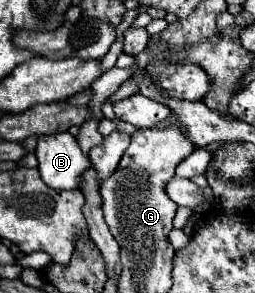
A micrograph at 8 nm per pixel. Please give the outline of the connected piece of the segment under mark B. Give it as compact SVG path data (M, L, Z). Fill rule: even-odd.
M70 133L38 137L34 153L38 157L42 181L52 189L80 189L84 173L92 169L90 159L82 153L76 137L72 137Z

